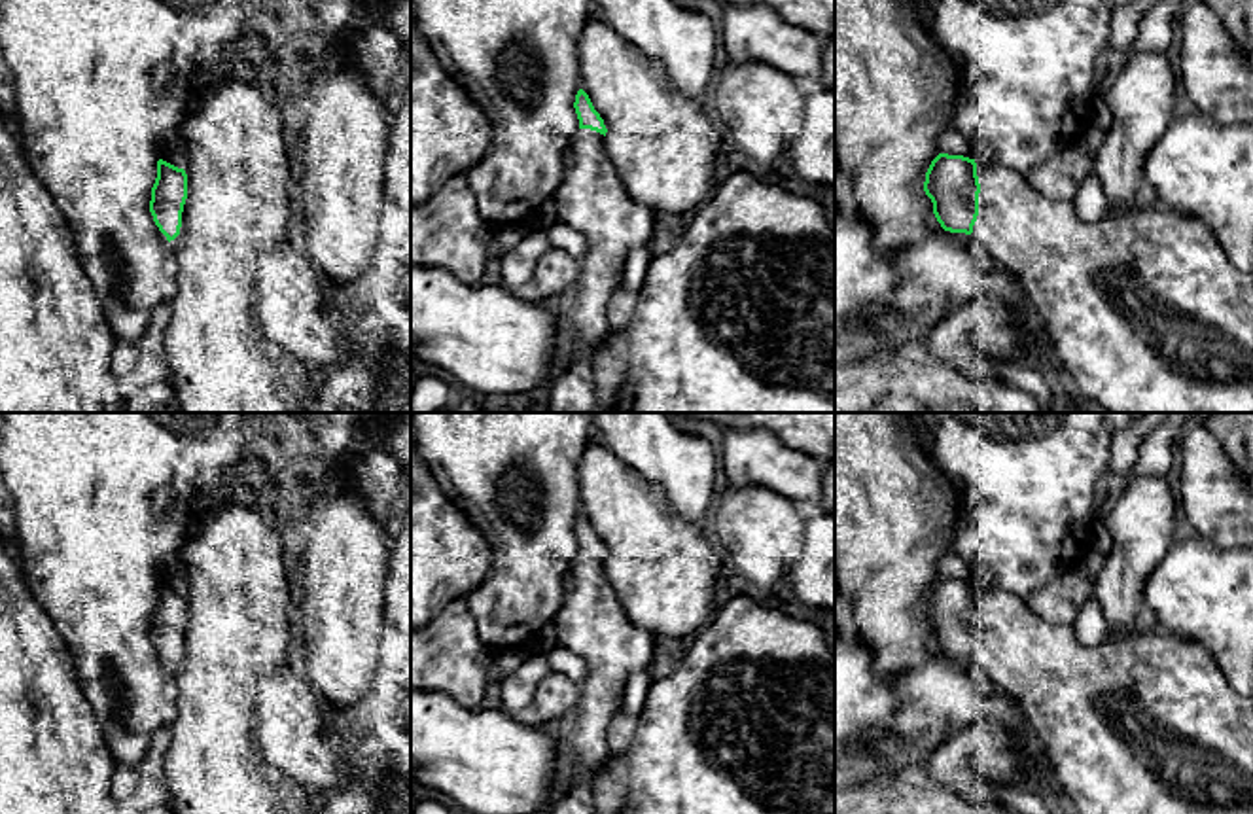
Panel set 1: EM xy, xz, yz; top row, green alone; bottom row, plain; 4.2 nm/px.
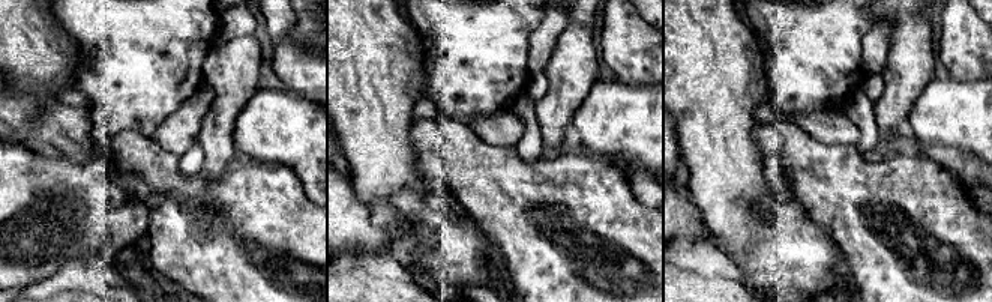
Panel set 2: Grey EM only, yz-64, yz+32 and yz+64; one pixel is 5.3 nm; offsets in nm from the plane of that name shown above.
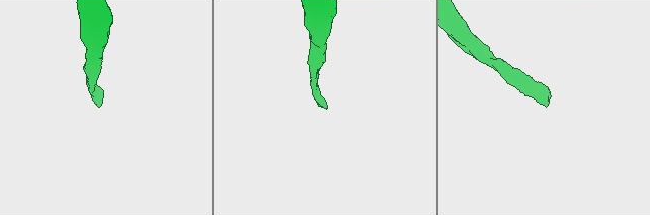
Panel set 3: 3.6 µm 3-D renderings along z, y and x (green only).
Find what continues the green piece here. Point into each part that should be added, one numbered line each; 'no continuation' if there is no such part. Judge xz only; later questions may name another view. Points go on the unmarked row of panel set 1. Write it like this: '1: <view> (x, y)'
1: xz (591, 621)

